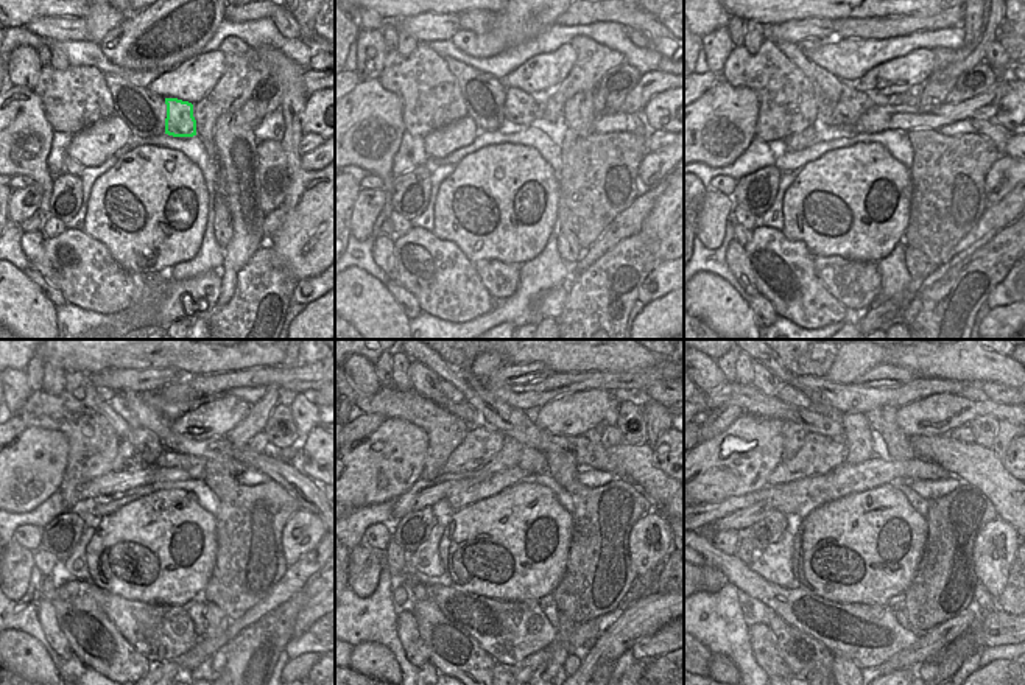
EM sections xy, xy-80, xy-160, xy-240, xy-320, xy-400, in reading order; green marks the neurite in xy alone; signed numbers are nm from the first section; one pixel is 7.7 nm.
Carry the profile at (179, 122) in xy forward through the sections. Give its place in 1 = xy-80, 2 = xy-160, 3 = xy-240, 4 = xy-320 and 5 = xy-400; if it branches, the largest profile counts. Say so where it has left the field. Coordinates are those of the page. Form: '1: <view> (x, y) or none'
1: xy-80 (521, 109)
2: xy-160 (854, 101)
3: xy-240 (142, 447)
4: xy-320 (482, 442)
5: xy-400 (818, 455)

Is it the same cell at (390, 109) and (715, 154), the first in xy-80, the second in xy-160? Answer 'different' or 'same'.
same

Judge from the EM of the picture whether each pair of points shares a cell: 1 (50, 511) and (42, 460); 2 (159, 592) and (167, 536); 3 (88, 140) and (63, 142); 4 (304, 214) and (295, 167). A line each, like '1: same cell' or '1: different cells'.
1: different cells
2: same cell
3: different cells
4: same cell

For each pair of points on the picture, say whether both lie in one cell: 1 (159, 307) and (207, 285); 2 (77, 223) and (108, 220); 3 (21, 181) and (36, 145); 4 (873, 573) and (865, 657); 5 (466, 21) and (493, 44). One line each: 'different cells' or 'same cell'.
1: same cell
2: different cells
3: different cells
4: different cells
5: different cells

